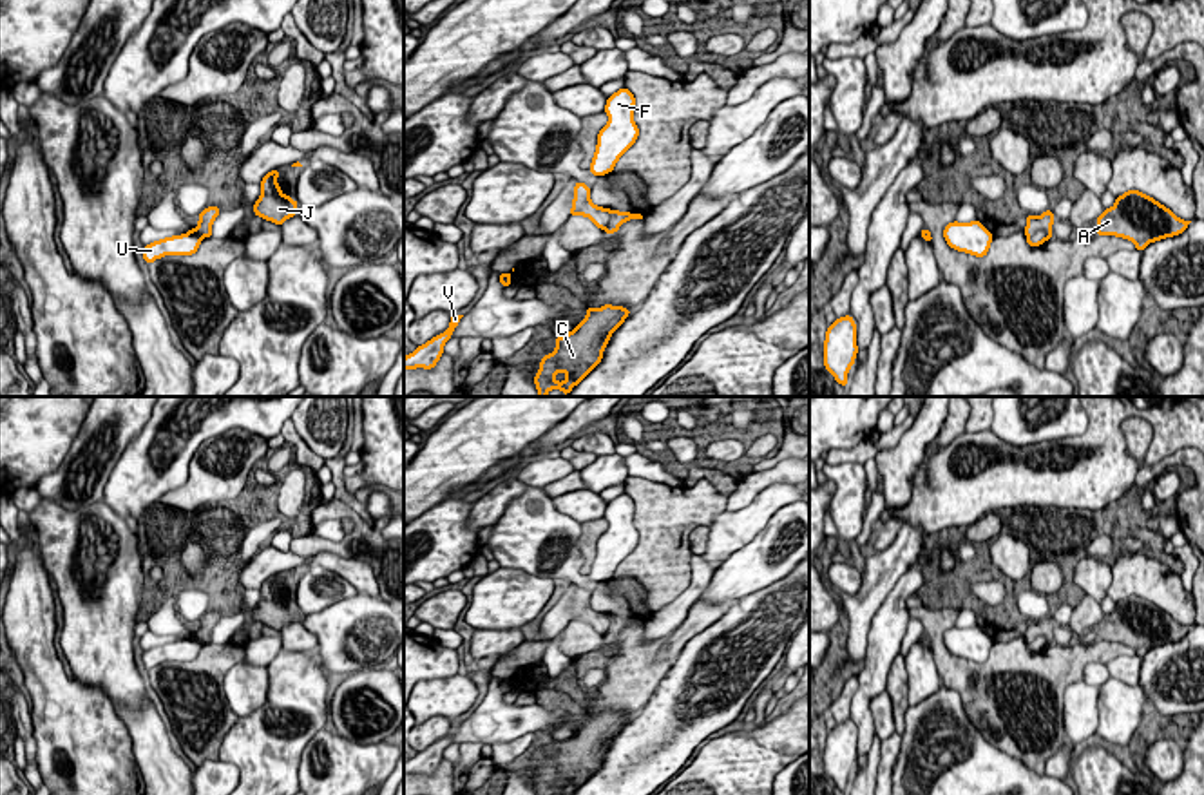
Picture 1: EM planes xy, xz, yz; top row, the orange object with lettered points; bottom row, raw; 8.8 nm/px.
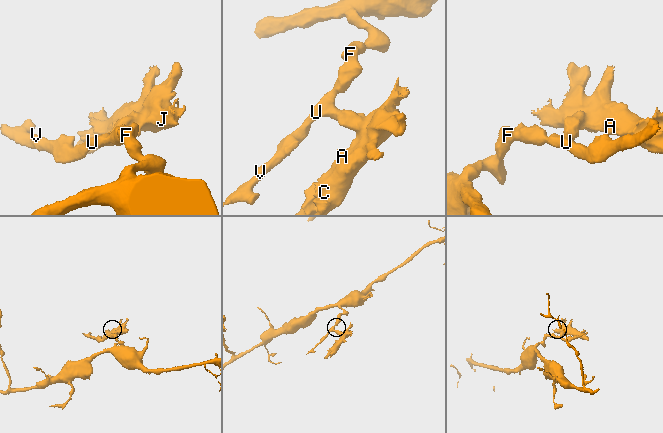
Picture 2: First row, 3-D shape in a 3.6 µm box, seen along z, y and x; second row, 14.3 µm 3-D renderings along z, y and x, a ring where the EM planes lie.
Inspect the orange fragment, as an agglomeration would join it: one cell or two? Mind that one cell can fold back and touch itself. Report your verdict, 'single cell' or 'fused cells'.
fused cells

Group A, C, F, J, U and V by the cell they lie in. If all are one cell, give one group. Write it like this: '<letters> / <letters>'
A C J / F U V

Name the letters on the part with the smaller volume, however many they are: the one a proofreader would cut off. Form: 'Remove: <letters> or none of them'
Remove: A, C, J

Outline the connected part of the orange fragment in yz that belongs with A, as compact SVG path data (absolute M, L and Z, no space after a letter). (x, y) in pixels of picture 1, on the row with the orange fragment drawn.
M1135 188L1117 196L1113 206L1104 208L1095 221L1097 235L1128 239L1139 252L1150 243L1180 235L1191 223Z

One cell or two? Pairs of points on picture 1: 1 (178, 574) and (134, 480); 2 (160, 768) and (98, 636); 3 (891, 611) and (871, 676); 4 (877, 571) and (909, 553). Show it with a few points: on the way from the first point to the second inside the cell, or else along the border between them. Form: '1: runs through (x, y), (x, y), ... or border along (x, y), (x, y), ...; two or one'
1: border along (158, 500), (136, 520); two
2: border along (113, 699), (134, 708), (149, 701); two
3: runs through (889, 627), (879, 660); one
4: runs through (884, 569), (902, 555); one

